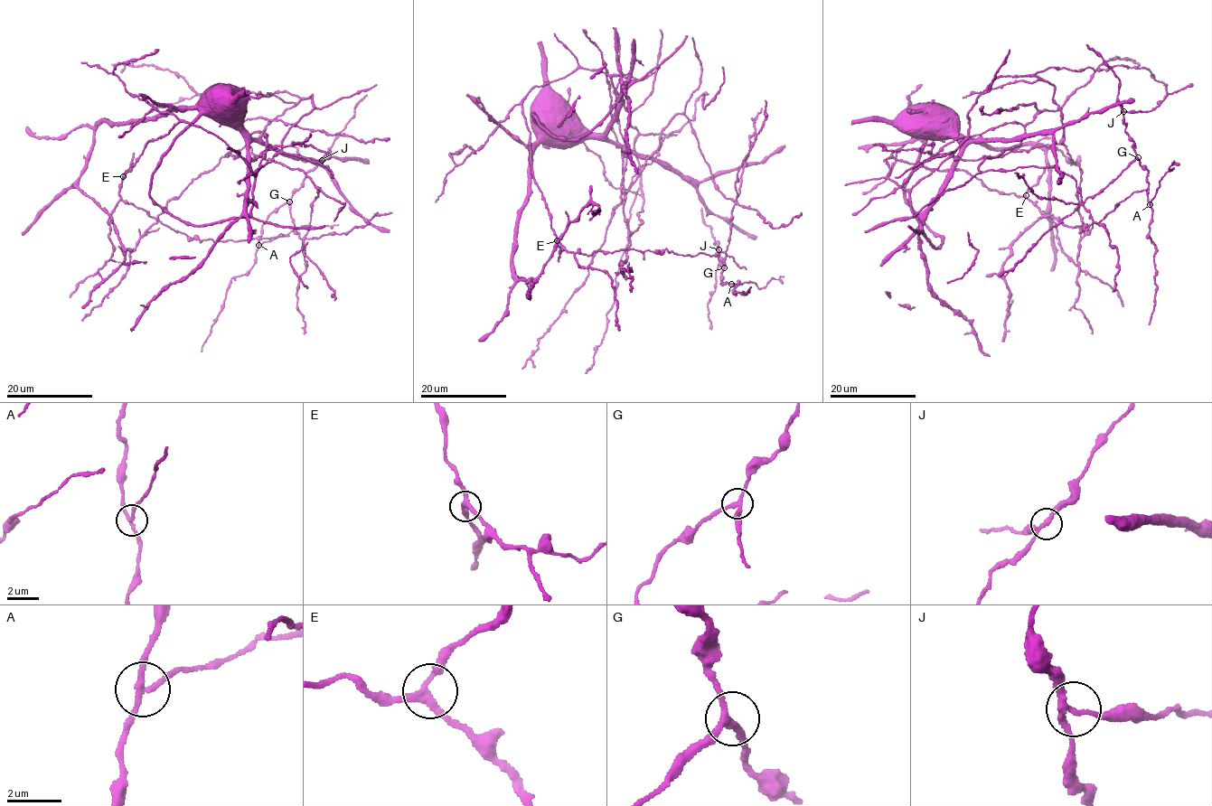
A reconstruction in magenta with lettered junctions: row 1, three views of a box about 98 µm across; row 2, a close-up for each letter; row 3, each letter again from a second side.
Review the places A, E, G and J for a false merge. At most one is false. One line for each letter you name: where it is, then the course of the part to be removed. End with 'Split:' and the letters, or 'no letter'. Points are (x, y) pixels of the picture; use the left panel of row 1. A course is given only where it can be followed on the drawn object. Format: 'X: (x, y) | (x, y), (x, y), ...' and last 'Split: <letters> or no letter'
A: (258, 245) | (259, 244), (304, 225), (320, 228), (338, 224)
Split: A

